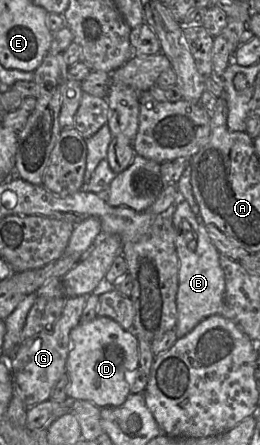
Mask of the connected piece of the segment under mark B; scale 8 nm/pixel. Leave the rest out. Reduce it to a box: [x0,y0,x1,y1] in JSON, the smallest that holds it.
[172,198,225,339]

